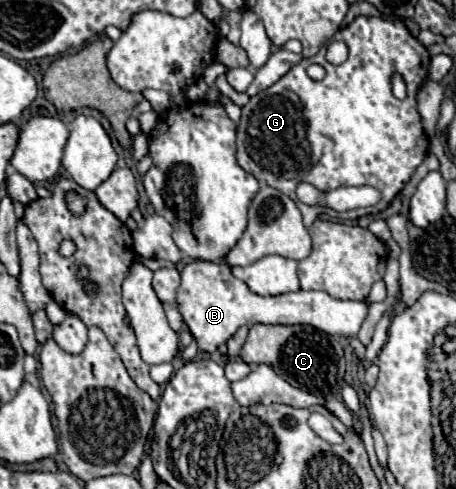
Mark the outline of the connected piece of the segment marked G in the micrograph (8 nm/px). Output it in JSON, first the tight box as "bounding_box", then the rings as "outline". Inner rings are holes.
{"bounding_box":[236,17,430,227],"outline":[[[356,17],[332,39],[344,41],[348,45],[348,59],[342,65],[330,65],[326,61],[326,49],[330,43],[324,43],[318,55],[300,61],[280,81],[252,97],[248,105],[242,107],[242,119],[236,131],[238,165],[244,171],[252,173],[258,181],[268,183],[270,187],[280,189],[284,195],[288,195],[300,209],[306,227],[310,227],[322,213],[334,219],[358,219],[362,215],[384,211],[390,205],[390,201],[404,189],[416,167],[426,159],[430,147],[416,103],[416,95],[420,91],[420,85],[426,81],[430,67],[430,55],[426,47],[416,37],[412,37],[412,33],[406,29],[402,21],[390,21],[382,17]],[[312,63],[318,63],[326,69],[326,77],[322,81],[312,81],[308,77],[306,65]],[[394,73],[398,73],[406,83],[406,99],[396,99],[392,93]],[[302,181],[314,185],[322,193],[334,191],[344,185],[372,185],[382,193],[382,199],[374,207],[338,213],[328,207],[300,203],[294,191],[296,185]]]}

